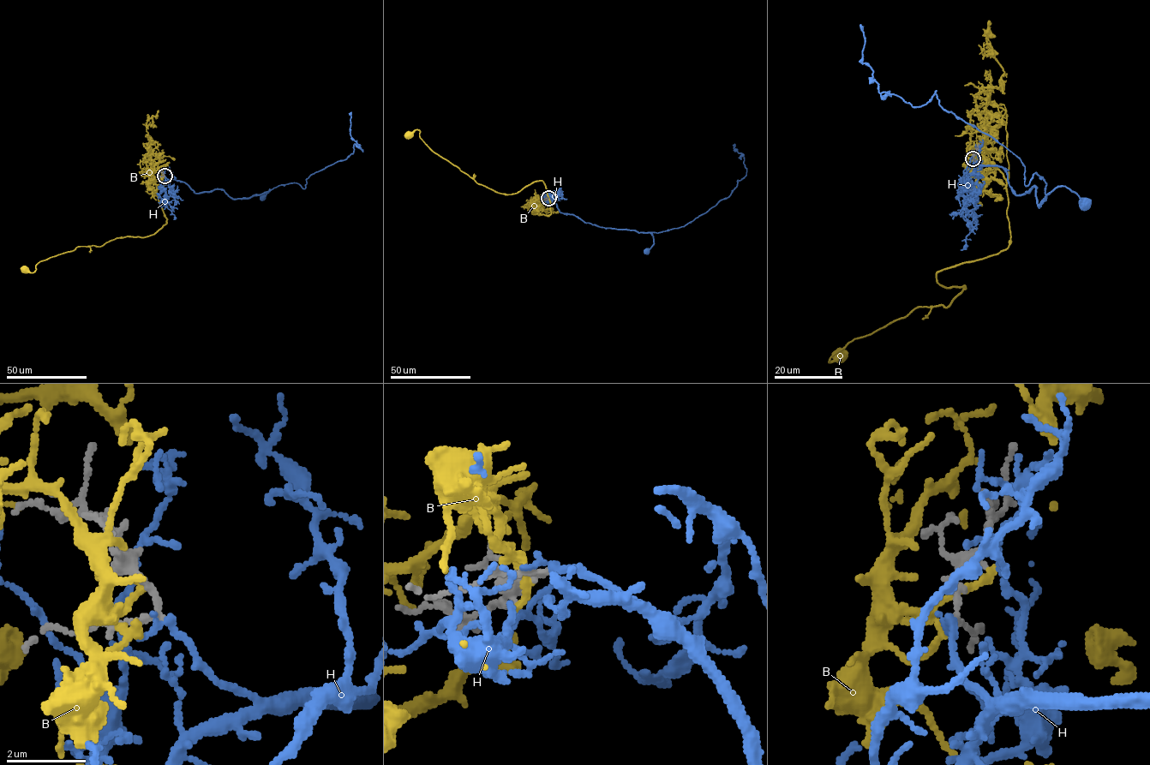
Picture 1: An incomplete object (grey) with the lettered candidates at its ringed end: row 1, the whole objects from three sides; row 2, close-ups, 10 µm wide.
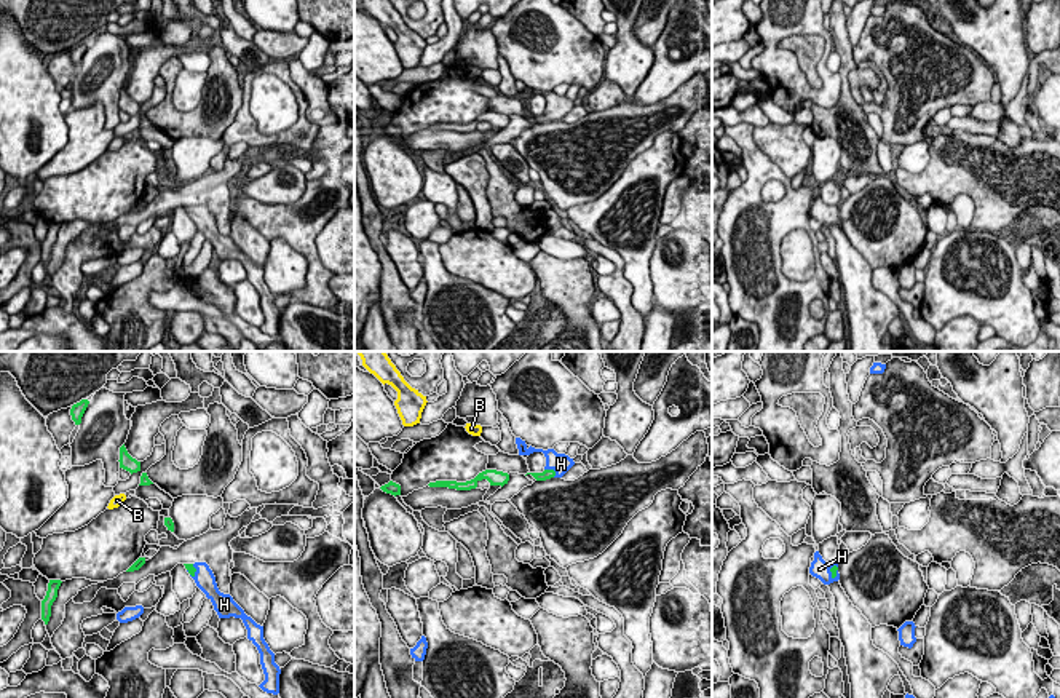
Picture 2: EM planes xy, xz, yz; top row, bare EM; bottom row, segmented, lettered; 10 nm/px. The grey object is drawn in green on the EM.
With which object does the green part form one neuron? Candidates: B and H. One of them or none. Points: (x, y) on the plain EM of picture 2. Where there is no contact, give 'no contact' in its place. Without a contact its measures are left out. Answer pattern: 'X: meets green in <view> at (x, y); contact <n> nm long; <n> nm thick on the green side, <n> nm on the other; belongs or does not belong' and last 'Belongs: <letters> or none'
B: no contact; does not belong
H: meets green in xz at (551, 112); contact 140 nm long; 100 nm thick on the green side, 200 nm on the other; belongs
Belongs: H

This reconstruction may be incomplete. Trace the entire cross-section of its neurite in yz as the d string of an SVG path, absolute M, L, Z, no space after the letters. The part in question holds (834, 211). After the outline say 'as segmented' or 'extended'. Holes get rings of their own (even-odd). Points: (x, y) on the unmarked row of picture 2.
M819 193L814 195L809 216L819 220L824 227L830 227L840 222L838 206L825 204Z | extended

